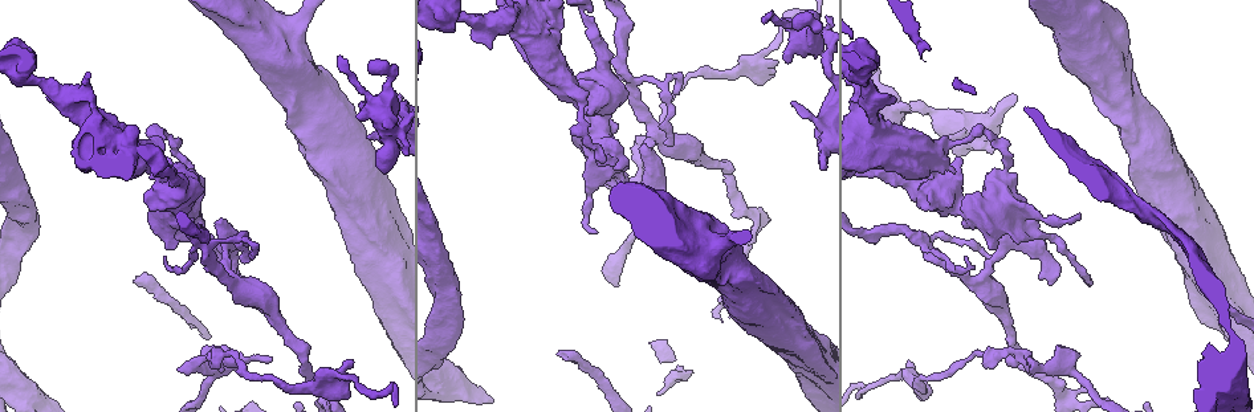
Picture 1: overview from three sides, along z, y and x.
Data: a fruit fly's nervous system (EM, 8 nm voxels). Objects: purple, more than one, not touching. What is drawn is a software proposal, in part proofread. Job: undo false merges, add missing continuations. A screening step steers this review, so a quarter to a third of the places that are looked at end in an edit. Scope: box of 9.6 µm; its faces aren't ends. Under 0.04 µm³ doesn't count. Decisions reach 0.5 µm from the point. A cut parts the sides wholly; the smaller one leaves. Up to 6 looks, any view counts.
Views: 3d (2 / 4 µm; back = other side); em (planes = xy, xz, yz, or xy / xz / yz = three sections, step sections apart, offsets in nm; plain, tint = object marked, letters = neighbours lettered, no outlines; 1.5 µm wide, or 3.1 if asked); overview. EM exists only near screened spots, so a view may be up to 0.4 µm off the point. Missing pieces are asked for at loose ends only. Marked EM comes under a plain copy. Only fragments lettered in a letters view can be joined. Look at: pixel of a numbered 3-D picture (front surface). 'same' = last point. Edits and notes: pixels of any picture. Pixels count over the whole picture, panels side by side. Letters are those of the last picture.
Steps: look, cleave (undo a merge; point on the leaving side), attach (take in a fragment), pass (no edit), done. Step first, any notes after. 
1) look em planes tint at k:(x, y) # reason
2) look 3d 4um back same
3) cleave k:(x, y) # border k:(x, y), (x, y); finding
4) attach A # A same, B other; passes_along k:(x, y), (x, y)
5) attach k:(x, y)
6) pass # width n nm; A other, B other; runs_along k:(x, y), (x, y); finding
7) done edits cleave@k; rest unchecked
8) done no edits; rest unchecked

look em xz step 4 letters at 1:(909, 108) # branch stops here

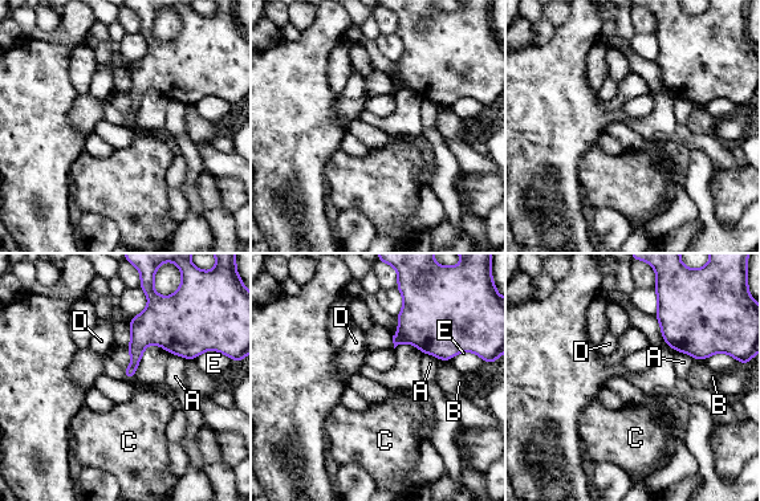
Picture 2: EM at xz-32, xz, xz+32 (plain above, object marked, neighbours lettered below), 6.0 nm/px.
look em planes letters same # another direction

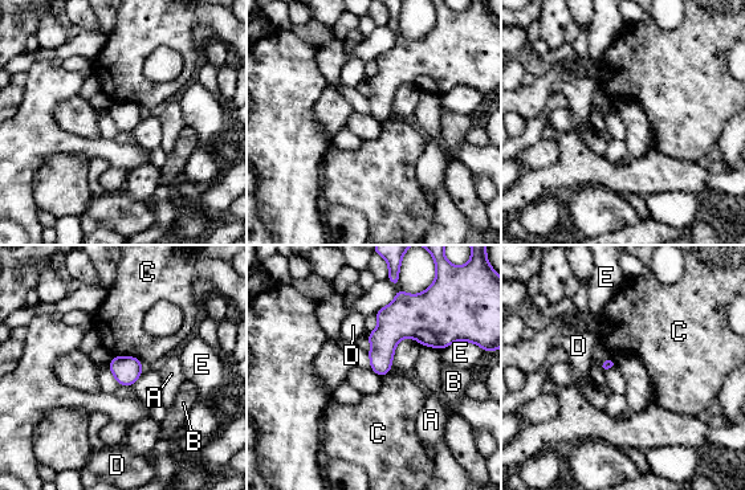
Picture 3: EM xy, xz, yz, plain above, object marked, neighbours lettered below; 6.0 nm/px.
pass # A other, B other, C other, D other, E other; border 3:(113, 355), (133, 355), (139, 360); no lettered fragment goes on from it

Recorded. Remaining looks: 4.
look 3d 2um at 1:(1079, 214) # an open end

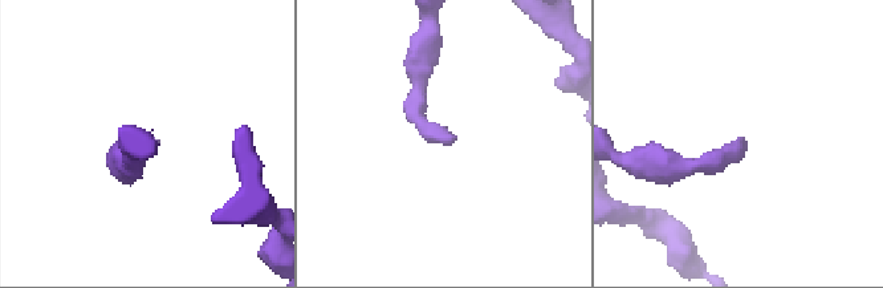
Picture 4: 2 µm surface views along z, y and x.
look em planes letters at 4:(737, 138) # now the EM

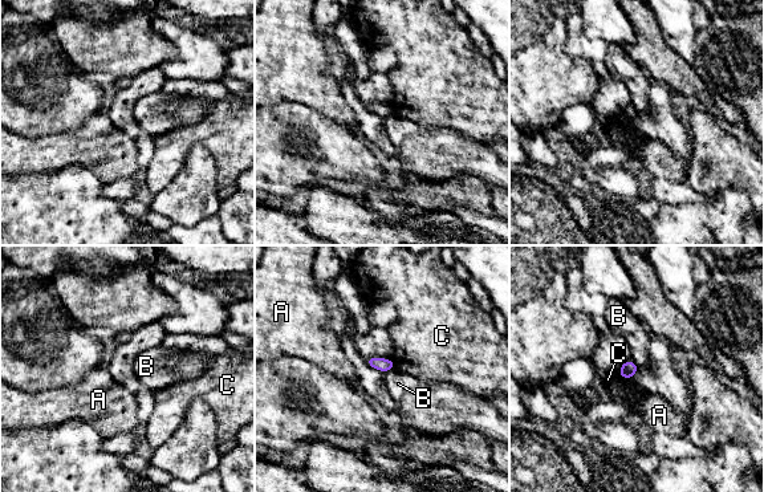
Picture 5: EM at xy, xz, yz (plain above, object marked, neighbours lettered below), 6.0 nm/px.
pass # A other, B other, C other; border 5:(393, 368), (383, 373); no lettered fragment goes on from it

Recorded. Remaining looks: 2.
look 3d 4um at 1:(270, 357) # an open end

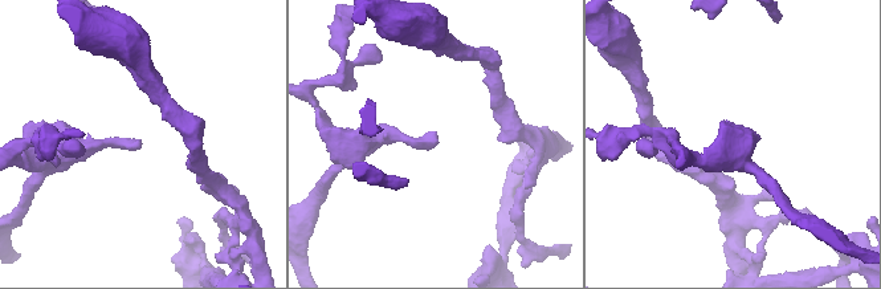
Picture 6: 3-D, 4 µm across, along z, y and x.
look em planes letters at 6:(434, 135) # now the EM

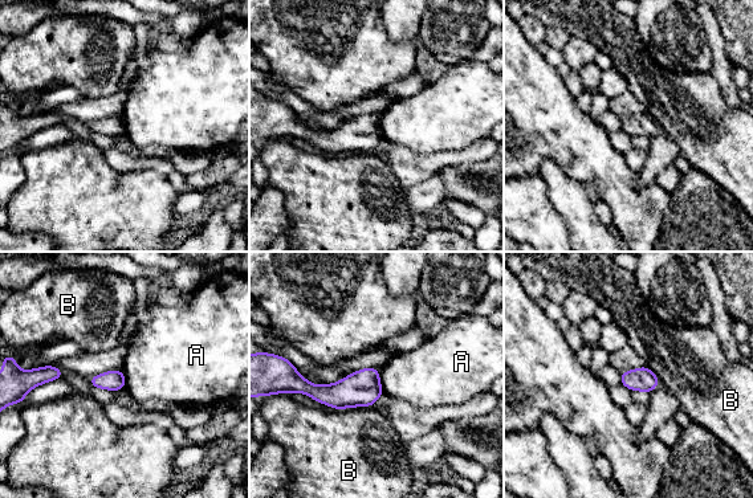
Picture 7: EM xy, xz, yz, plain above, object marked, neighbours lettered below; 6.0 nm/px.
pass # longest_contact B 220 nm; A other, B other; none of them fits

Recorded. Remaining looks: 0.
done no edits; rest unchecked

